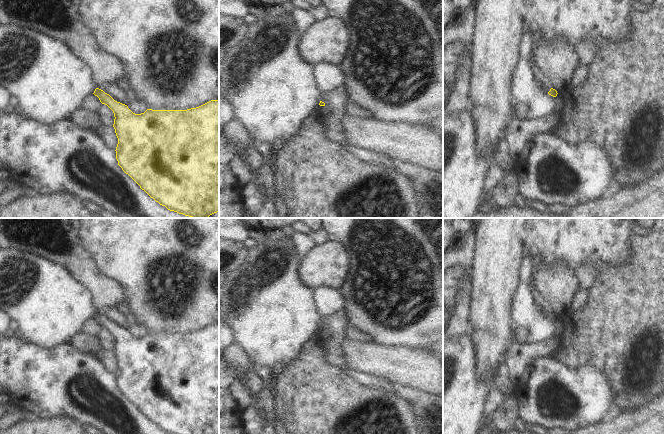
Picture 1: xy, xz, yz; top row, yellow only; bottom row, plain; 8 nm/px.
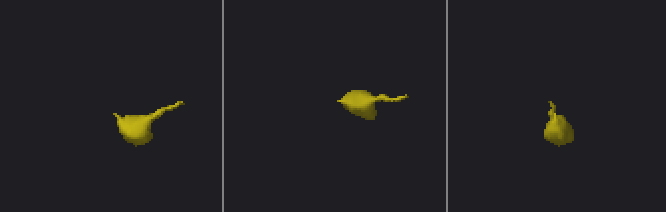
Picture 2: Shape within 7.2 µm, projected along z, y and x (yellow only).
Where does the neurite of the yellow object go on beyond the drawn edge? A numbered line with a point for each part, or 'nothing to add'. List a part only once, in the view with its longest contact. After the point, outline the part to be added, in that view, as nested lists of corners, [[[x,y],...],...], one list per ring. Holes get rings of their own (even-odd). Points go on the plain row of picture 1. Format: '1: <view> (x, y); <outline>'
nothing to add

